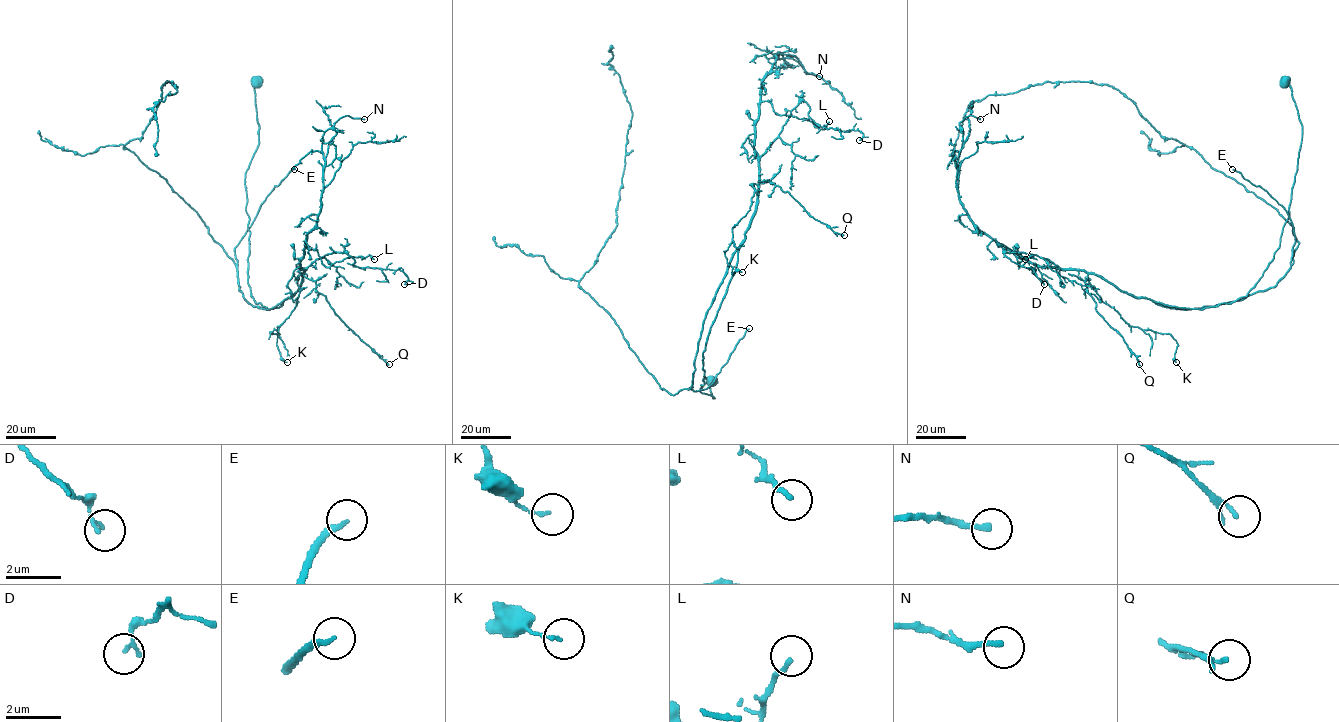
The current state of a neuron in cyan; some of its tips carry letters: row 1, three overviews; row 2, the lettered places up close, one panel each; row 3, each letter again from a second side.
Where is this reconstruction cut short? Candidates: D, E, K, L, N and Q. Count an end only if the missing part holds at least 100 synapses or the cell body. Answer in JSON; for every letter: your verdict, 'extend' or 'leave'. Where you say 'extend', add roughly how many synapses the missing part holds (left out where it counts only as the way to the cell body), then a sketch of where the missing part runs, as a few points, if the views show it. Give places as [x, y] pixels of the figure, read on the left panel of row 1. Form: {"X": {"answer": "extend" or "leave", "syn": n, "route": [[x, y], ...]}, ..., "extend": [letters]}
{"D": {"answer": "leave"}, "E": {"answer": "extend", "syn": 120, "route": [[294, 169], [316, 152], [332, 128], [292, 94], [280, 89], [268, 93], [270, 86], [263, 81]]}, "K": {"answer": "leave"}, "L": {"answer": "leave"}, "N": {"answer": "leave"}, "Q": {"answer": "leave"}, "extend": ["E"]}

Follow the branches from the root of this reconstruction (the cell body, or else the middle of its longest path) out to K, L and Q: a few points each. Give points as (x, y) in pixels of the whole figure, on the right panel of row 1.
K: (1284, 80), (1297, 171), (1279, 247), (1246, 296), (1182, 308), (1087, 275), (1130, 325), (1169, 334), (1176, 362)
L: (1284, 80), (1302, 126), (1297, 171), (1279, 247), (1246, 296), (1178, 307), (1005, 249), (1019, 267), (1025, 259)
Q: (1284, 80), (1302, 126), (1297, 171), (1279, 247), (1246, 296), (1182, 308), (1088, 274), (1095, 309), (1139, 364)

